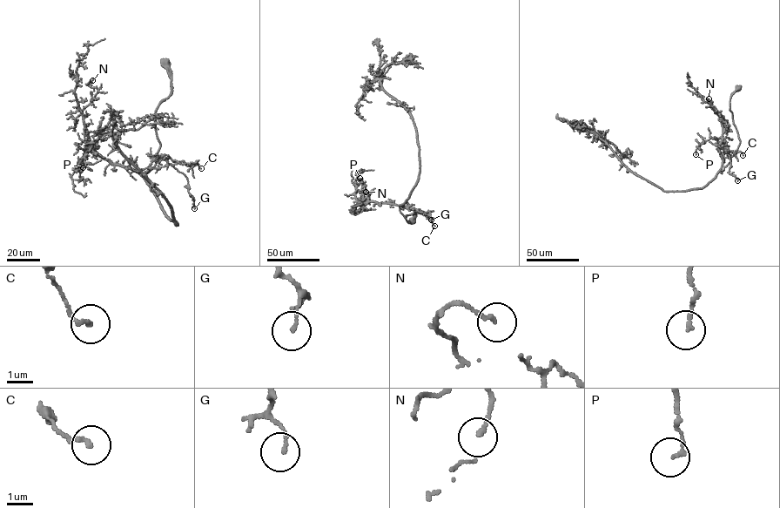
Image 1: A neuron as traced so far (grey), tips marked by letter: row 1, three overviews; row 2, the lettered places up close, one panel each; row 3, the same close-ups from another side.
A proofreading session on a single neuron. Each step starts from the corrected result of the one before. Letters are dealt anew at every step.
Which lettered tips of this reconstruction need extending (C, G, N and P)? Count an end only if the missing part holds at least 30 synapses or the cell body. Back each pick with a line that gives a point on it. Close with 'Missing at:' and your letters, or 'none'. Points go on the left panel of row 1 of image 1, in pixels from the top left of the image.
Missing at: none

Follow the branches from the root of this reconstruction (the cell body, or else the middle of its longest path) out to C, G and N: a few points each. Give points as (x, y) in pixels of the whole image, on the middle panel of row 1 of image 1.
C: (413, 220), (416, 213), (406, 215), (408, 223), (400, 212), (400, 206), (432, 218), (434, 226)
G: (413, 220), (416, 213), (406, 215), (408, 223), (400, 212), (400, 206), (426, 213), (429, 211), (431, 220)
N: (413, 220), (416, 213), (406, 215), (408, 223), (395, 204), (359, 205), (369, 194), (366, 192)

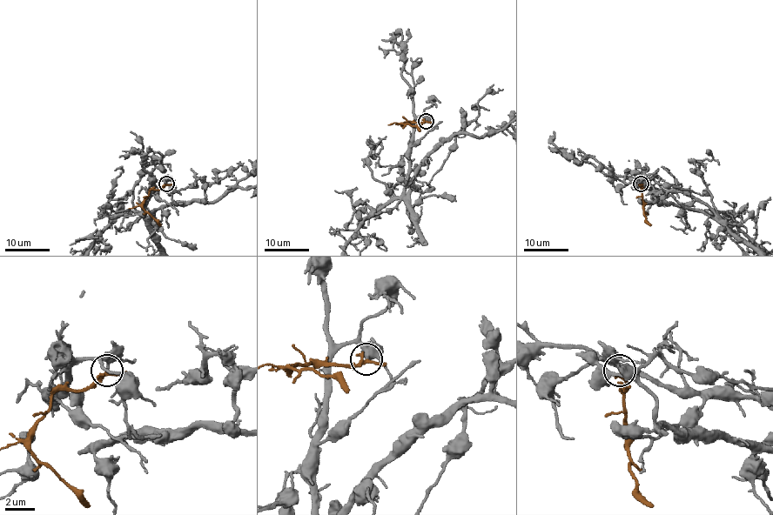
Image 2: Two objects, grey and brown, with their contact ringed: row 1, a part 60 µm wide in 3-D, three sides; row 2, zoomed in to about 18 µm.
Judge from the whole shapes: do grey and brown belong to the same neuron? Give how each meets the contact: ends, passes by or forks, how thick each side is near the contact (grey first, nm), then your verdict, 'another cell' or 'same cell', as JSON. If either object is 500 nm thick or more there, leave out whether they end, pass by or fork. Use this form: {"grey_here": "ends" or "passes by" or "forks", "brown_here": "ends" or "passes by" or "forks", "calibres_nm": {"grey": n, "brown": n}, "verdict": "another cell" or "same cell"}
{"grey_here": "ends", "brown_here": "passes by", "calibres_nm": {"grey": 320, "brown": 220}, "verdict": "another cell"}

